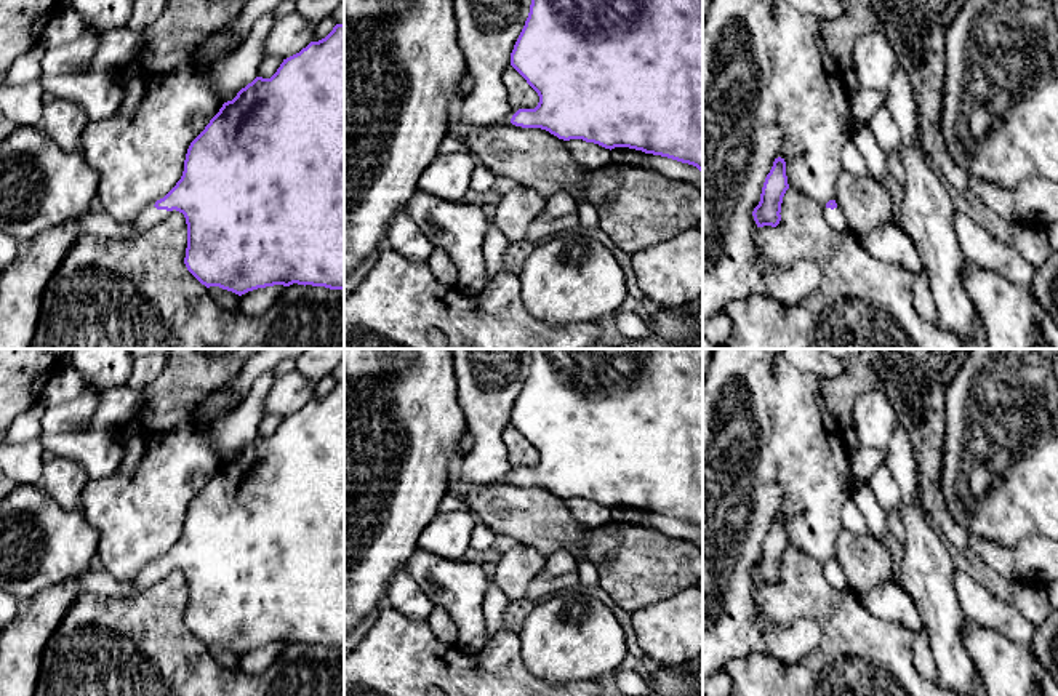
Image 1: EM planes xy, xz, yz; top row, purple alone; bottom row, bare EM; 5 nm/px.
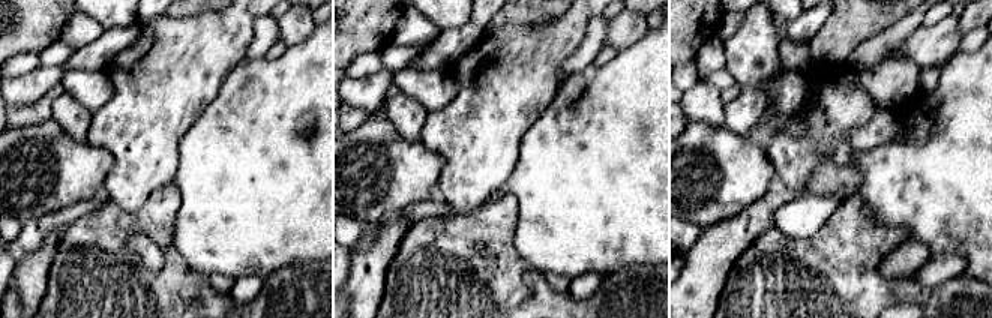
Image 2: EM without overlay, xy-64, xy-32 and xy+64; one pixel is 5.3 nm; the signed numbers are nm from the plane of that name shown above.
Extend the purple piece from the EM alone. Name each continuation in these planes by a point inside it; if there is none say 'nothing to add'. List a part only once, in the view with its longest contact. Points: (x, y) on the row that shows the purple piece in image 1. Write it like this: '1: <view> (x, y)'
1: xy (95, 221)

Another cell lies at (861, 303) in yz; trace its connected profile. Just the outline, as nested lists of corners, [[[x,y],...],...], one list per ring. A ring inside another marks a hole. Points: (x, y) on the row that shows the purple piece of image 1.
[[[789,187],[776,227],[757,227],[752,235],[759,253],[778,269],[808,258],[820,269],[820,286],[797,304],[783,304],[770,294],[751,294],[728,302],[731,334],[723,349],[965,349],[938,325],[925,322],[912,302],[916,275],[868,253],[852,230],[834,230],[823,206]]]

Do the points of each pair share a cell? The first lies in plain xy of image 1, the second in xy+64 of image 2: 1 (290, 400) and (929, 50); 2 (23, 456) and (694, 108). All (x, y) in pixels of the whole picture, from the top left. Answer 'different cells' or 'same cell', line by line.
1: same cell
2: same cell

